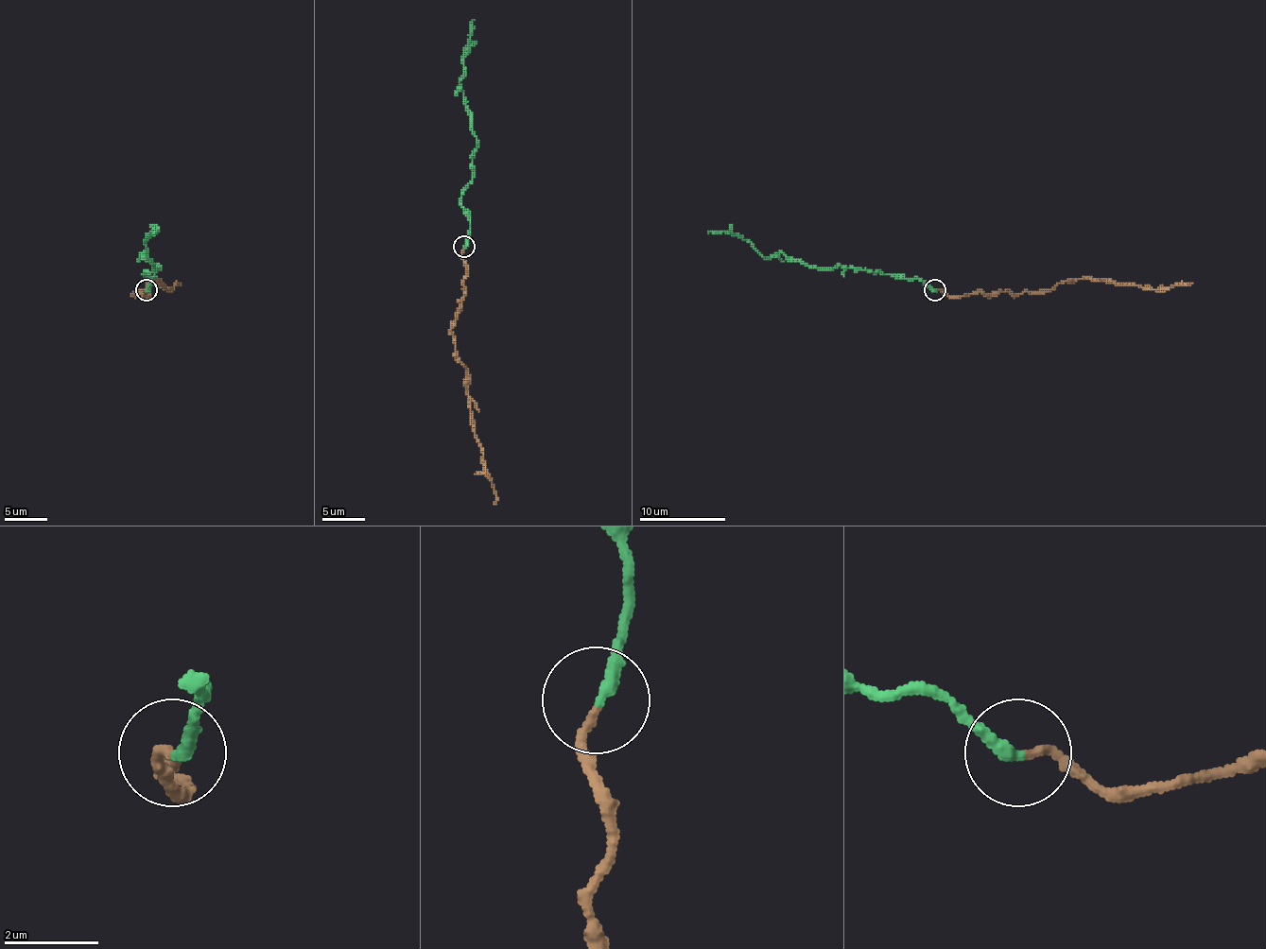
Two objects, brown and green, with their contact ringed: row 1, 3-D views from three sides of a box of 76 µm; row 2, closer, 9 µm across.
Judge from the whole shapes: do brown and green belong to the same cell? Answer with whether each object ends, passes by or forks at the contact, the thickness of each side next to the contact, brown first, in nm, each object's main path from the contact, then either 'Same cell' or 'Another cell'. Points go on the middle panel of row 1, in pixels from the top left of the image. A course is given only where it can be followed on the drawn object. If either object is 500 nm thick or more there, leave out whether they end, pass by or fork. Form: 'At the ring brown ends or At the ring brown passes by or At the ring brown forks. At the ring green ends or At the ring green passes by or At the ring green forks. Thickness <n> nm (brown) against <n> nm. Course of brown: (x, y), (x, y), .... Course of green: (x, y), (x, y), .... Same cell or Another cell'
At the ring brown ends. At the ring green ends. Thickness 170 nm (brown) against 280 nm. Course of brown: (463, 248), (463, 295), (451, 334), (466, 370), (470, 424), (485, 475), (495, 495), (494, 504). Course of green: (463, 246), (470, 229), (470, 214), (461, 205), (461, 192), (472, 179), (476, 136), (459, 78), (475, 20). Same cell

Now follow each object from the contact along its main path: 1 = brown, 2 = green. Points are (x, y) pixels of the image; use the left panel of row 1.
1: (146, 289), (148, 296), (146, 291), (133, 294), (142, 291), (150, 279), (167, 289), (176, 283)
2: (146, 289), (152, 279), (144, 274), (159, 267), (148, 262), (146, 252), (142, 257), (150, 235), (157, 232)

